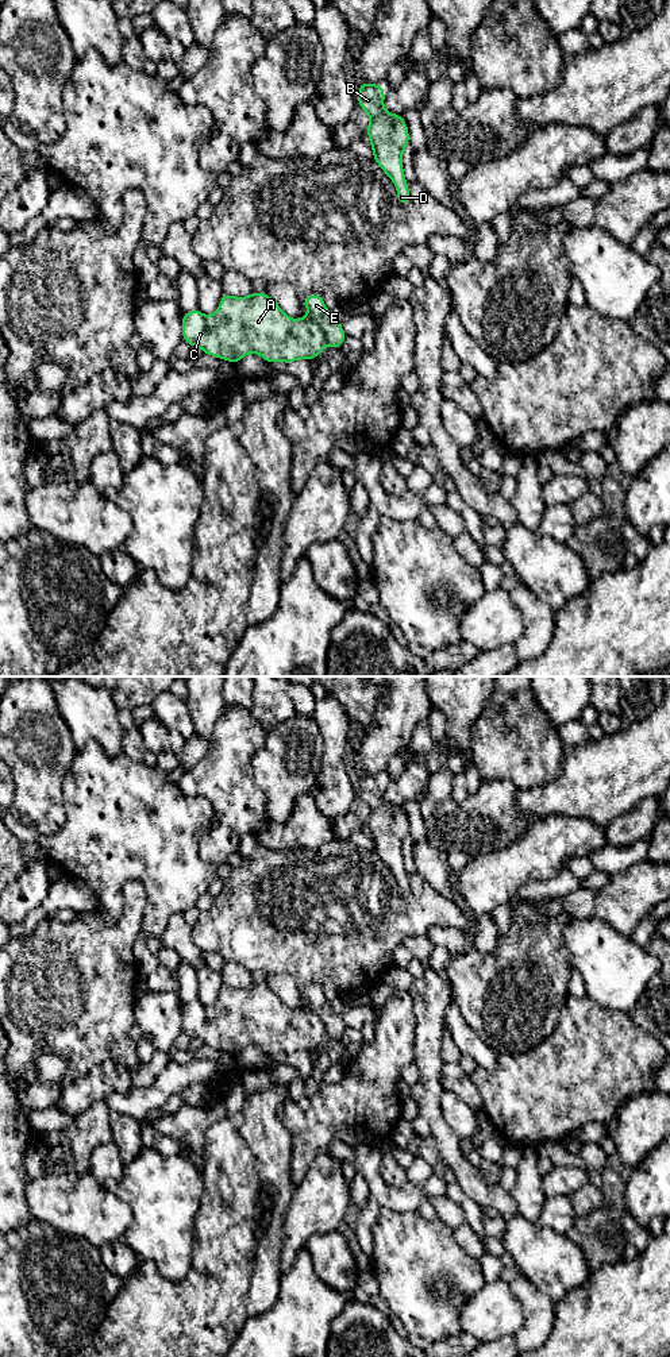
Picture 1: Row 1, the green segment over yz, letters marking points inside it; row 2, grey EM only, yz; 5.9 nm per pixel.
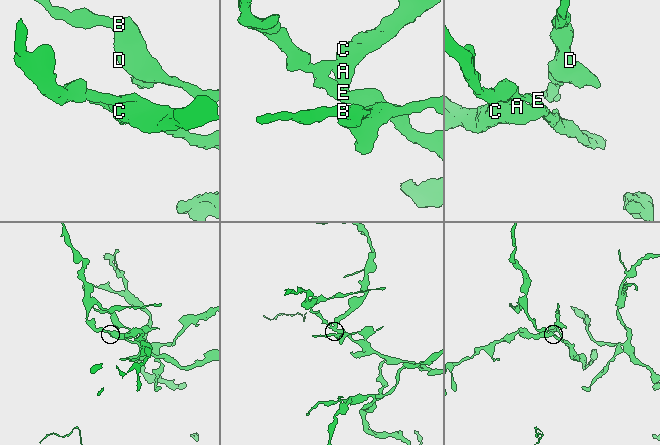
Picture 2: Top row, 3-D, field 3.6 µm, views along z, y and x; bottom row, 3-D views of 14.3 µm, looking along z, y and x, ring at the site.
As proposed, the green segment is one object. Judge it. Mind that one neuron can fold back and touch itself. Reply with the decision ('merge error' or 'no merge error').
no merge error

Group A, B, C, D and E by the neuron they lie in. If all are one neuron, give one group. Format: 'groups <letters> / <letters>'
groups A B C D E

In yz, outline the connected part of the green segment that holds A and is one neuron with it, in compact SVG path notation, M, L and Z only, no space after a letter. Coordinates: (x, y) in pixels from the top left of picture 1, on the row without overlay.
M253 983L246 988L223 986L217 1001L212 1006L203 1006L193 1001L182 1006L182 1030L190 1038L199 1038L204 1045L236 1056L247 1045L259 1045L269 1055L286 1056L305 1050L315 1050L324 1042L324 1037L340 1040L346 1025L340 1013L334 1010L320 986L308 986L304 990L307 1007L292 1010L266 984Z

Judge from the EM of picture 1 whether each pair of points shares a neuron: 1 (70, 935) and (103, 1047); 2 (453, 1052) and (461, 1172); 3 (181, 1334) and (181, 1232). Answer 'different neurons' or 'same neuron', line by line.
1: same neuron
2: different neurons
3: different neurons

